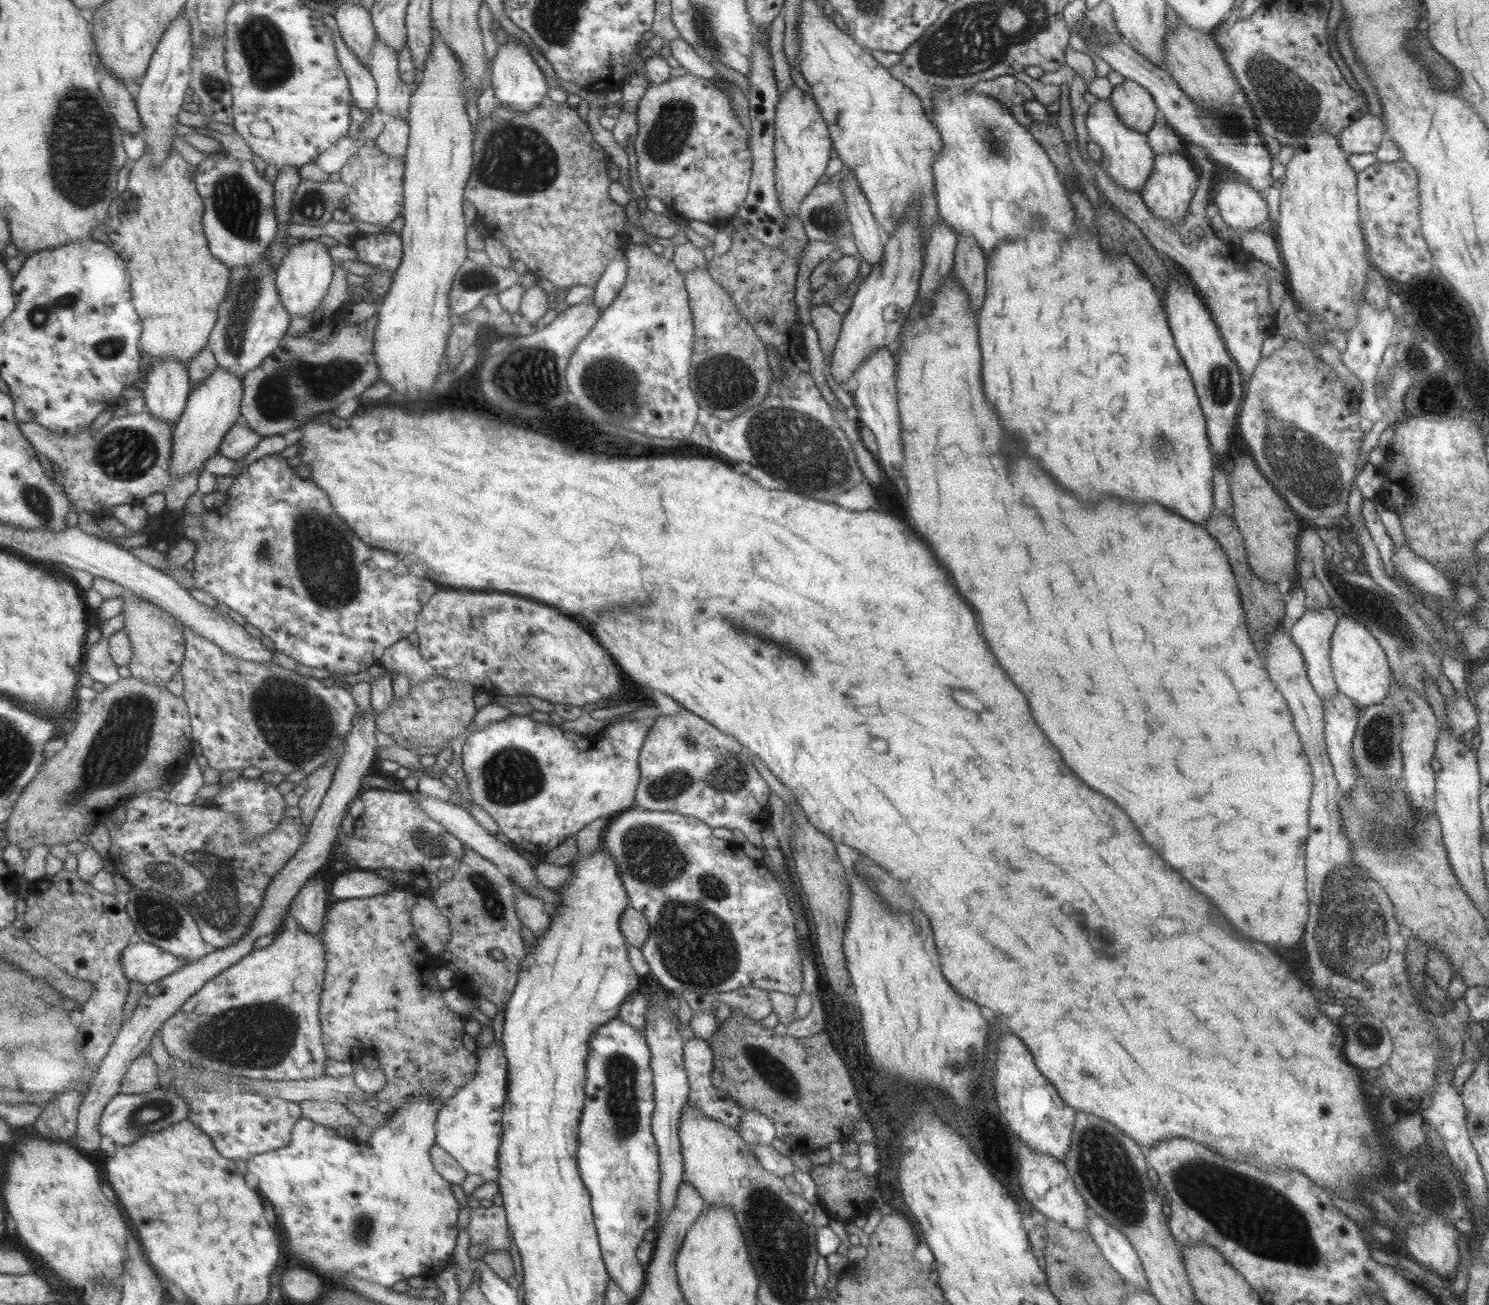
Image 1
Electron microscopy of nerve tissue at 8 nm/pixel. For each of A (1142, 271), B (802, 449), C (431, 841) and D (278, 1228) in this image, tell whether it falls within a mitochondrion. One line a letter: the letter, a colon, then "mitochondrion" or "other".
A: other
B: mitochondrion
C: mitochondrion
D: other

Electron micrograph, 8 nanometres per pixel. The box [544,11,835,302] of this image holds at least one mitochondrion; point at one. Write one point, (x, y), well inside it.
(664, 143)

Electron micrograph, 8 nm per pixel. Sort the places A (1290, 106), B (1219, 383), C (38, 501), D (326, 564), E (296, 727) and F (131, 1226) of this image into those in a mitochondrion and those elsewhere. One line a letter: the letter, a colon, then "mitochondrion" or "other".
A: mitochondrion
B: mitochondrion
C: mitochondrion
D: mitochondrion
E: mitochondrion
F: other

